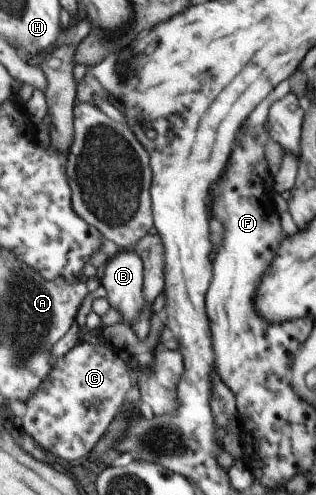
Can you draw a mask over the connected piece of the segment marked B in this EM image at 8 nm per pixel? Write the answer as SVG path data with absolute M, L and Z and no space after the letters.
M119 250L107 260L101 269L101 285L106 290L106 299L113 309L117 309L123 317L123 322L129 326L135 325L145 309L144 278L146 268L142 256L134 250Z

